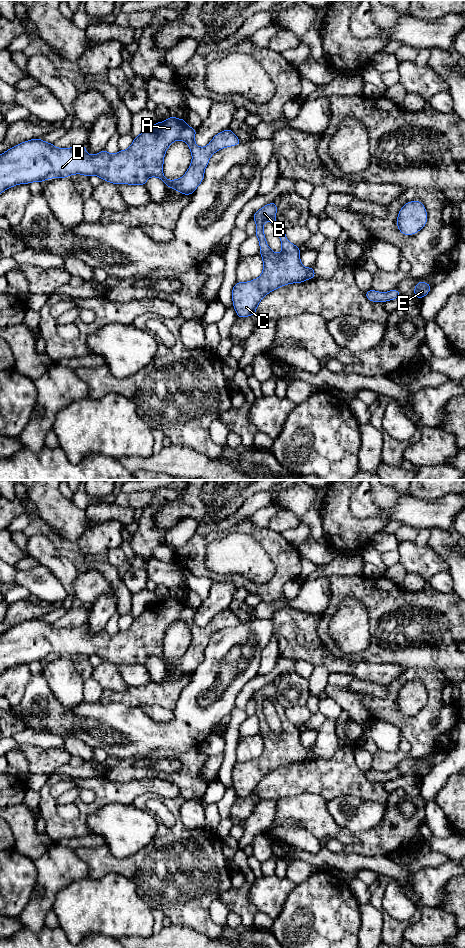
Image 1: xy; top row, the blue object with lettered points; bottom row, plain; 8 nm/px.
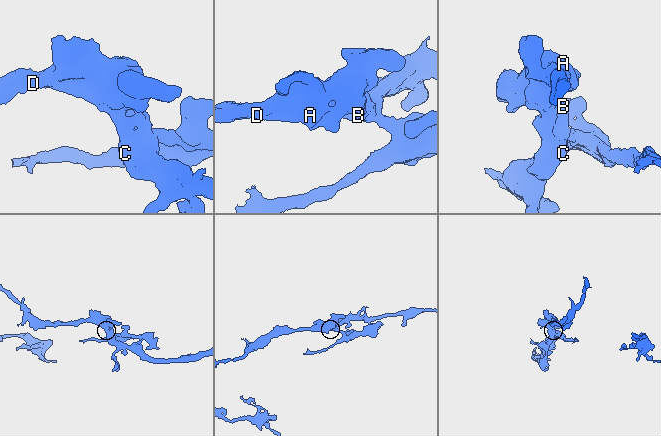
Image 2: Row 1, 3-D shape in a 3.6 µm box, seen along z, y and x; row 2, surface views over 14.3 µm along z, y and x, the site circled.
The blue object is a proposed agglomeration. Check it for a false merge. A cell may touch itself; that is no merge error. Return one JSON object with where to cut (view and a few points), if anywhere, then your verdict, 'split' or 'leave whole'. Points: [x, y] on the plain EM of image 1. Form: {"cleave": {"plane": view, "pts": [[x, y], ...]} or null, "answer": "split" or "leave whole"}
{"cleave": {"plane": "xy", "pts": [[305, 749], [308, 758]]}, "answer": "split"}

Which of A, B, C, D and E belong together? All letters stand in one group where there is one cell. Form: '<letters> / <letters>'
A B C D / E

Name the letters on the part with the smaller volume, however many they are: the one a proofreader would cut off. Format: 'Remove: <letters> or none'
Remove: E

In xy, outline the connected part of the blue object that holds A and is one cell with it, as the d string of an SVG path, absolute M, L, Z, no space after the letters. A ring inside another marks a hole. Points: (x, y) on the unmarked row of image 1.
M173 594L163 602L156 602L152 607L141 612L139 616L134 617L131 626L126 630L120 630L116 634L110 634L104 628L100 633L89 635L86 633L86 624L79 627L57 628L53 623L45 622L39 618L31 619L22 622L14 627L9 628L6 632L0 634L0 674L8 668L19 664L30 664L32 662L43 662L51 658L67 658L69 655L81 654L87 658L91 655L96 655L102 660L120 665L146 665L149 657L157 657L161 659L166 667L176 669L177 672L183 675L192 675L197 667L204 659L205 648L209 643L211 636L220 629L230 626L240 625L242 622L233 613L231 609L226 609L216 614L206 627L198 627L195 623L195 614L197 609L189 607L186 604L185 598L178 599ZM176 620L183 620L191 631L192 641L186 653L179 659L169 660L163 654L164 636L168 627Z

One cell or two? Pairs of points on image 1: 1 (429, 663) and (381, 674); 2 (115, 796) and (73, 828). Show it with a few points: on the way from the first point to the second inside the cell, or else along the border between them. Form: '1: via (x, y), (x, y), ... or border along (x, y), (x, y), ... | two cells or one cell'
1: border along (381, 662), (401, 665), (404, 668) | two cells
2: via (104, 797), (83, 817) | one cell

